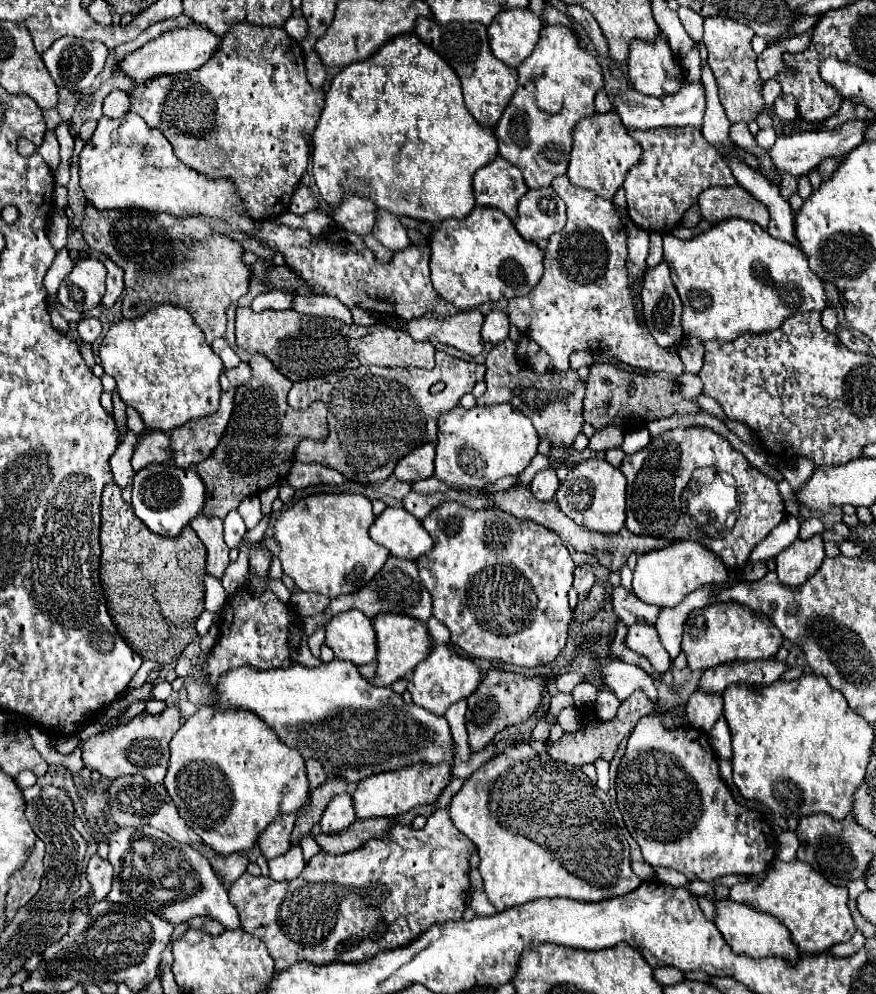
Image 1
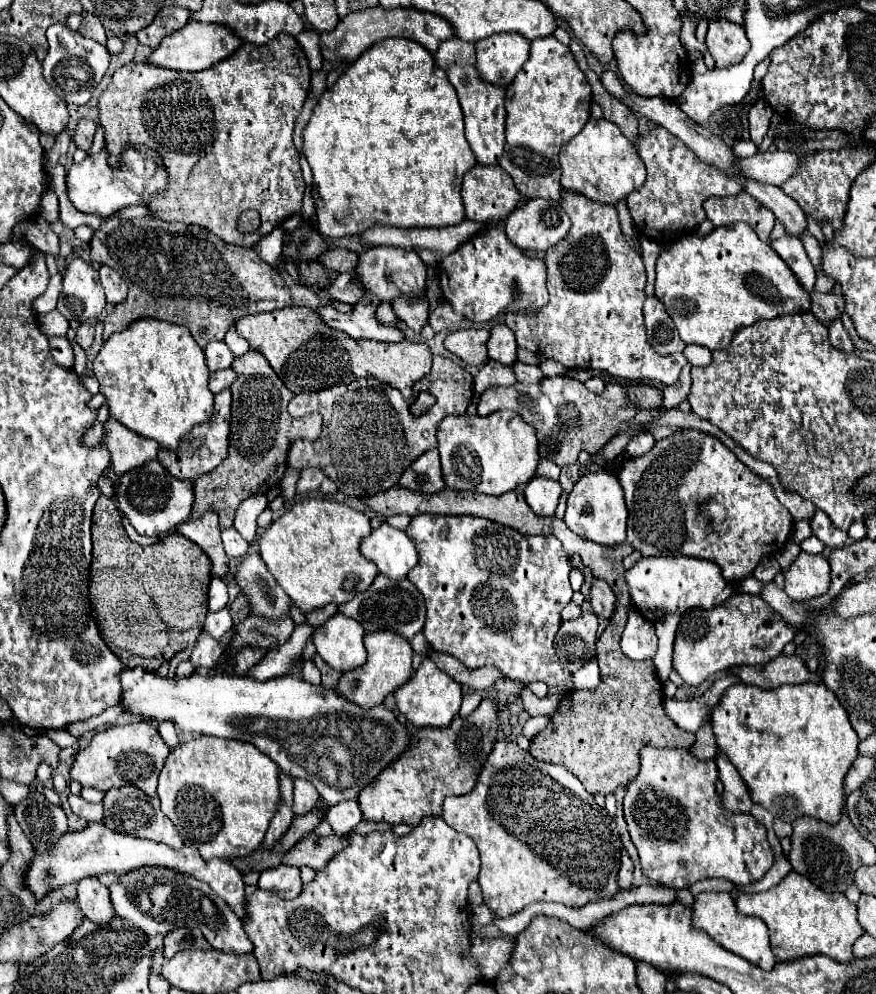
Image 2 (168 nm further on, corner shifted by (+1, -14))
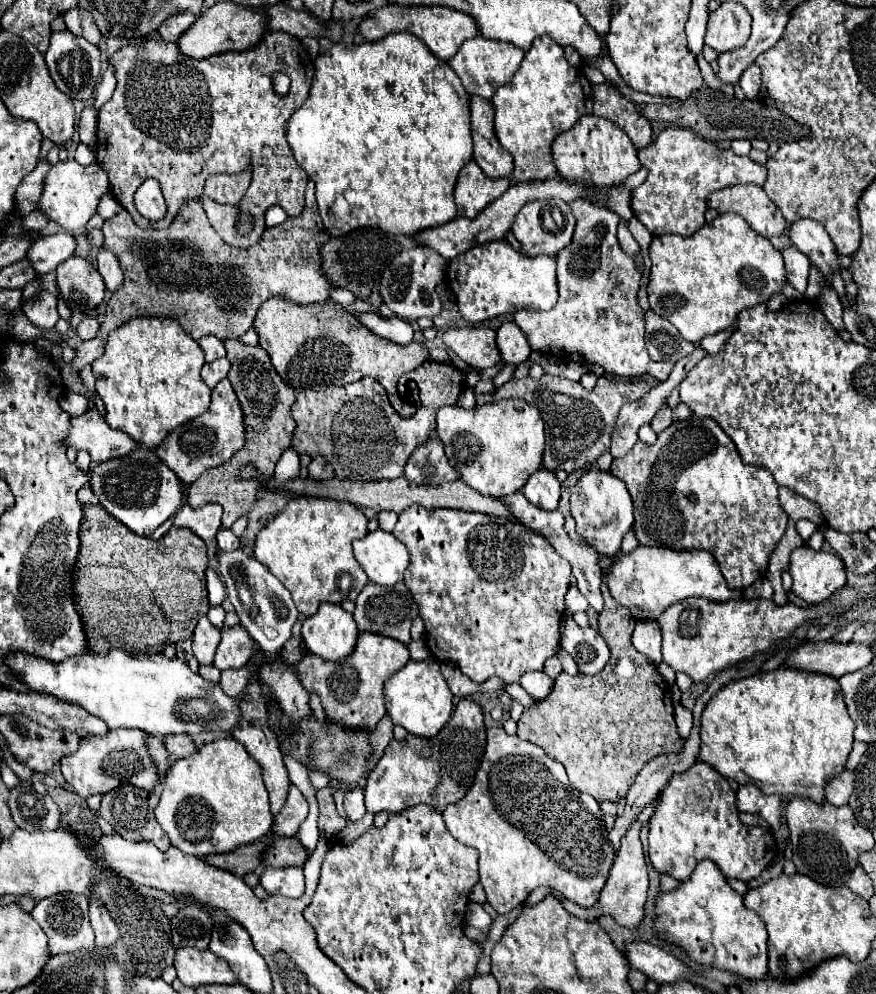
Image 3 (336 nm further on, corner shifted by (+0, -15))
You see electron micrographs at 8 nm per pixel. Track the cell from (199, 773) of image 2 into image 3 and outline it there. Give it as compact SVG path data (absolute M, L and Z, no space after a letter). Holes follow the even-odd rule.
M234 738L208 742L194 756L178 758L162 780L162 794L154 814L162 830L168 834L172 846L182 850L184 854L192 854L198 858L232 852L242 844L260 840L270 832L274 820L268 804L268 792L262 782L262 770L254 760L250 760L250 754Z

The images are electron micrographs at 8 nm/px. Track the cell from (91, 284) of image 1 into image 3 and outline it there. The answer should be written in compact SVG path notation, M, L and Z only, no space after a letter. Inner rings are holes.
M70 256L56 268L58 288L70 310L90 312L104 300L104 282L98 270L80 256Z

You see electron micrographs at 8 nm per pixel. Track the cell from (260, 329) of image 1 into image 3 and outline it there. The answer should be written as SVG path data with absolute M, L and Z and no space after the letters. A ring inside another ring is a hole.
M272 296L260 306L254 328L260 336L260 346L272 360L272 366L296 392L344 386L358 382L364 376L372 376L382 382L388 394L392 394L396 392L400 376L428 360L428 348L424 344L410 342L400 346L376 336L366 326L362 326L354 314L346 312L334 302L300 306L280 296Z

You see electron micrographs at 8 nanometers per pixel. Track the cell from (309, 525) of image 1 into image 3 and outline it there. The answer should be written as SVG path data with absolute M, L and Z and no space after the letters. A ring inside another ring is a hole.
M298 496L258 532L254 558L288 588L298 612L312 616L322 602L340 604L342 600L356 600L358 592L368 584L352 554L352 540L364 538L368 534L366 526L368 518L350 502Z

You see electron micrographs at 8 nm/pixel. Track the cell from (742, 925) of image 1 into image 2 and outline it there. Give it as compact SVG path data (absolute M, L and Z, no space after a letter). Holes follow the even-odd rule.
M699 893L695 897L695 905L693 905L693 923L695 923L695 927L709 933L711 939L715 943L719 943L723 949L727 949L743 959L749 959L753 965L759 965L765 971L769 971L777 963L777 959L771 951L769 929L765 927L765 923L757 917L741 915L735 909L735 901L731 899L729 893Z

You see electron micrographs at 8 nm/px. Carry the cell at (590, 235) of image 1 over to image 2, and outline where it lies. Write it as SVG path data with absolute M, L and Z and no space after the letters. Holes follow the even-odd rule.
M563 191L559 199L563 211L571 219L571 229L565 239L545 251L547 265L547 289L549 303L531 315L507 315L507 327L515 333L517 345L541 355L551 357L563 363L567 369L603 369L613 377L629 379L629 381L659 381L663 385L675 385L679 373L687 359L683 353L673 357L661 357L647 343L645 325L643 325L643 303L645 295L645 267L641 255L623 239L617 209L613 205L601 205L589 201L581 193Z

